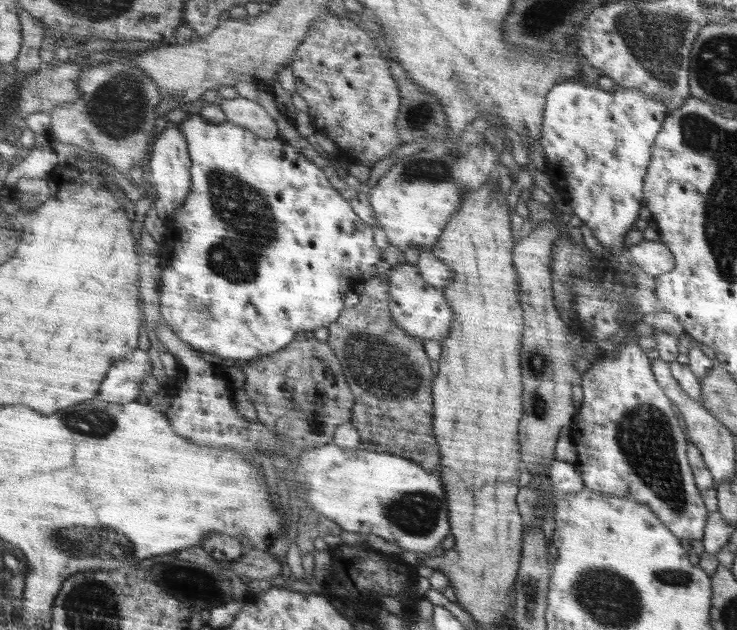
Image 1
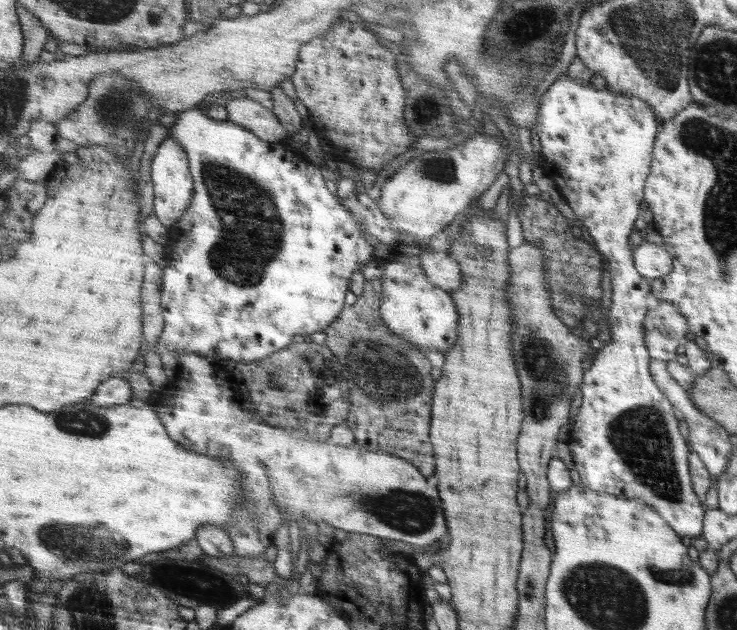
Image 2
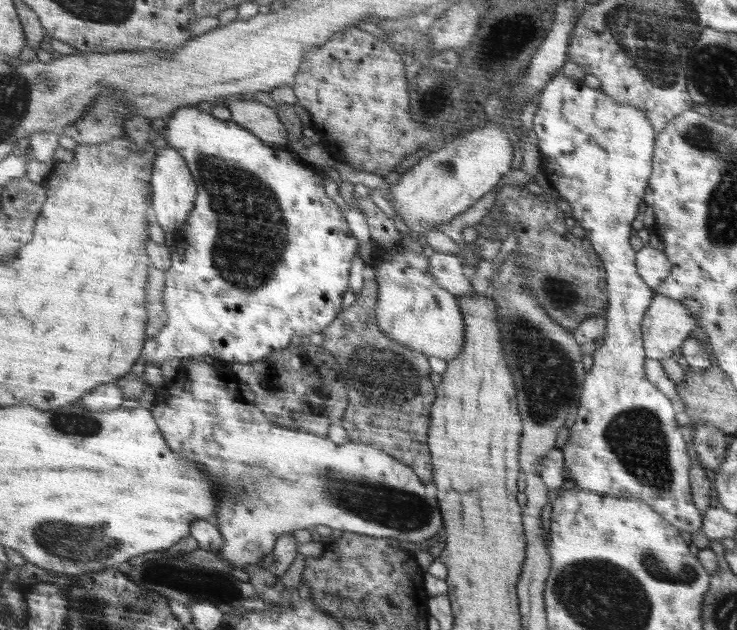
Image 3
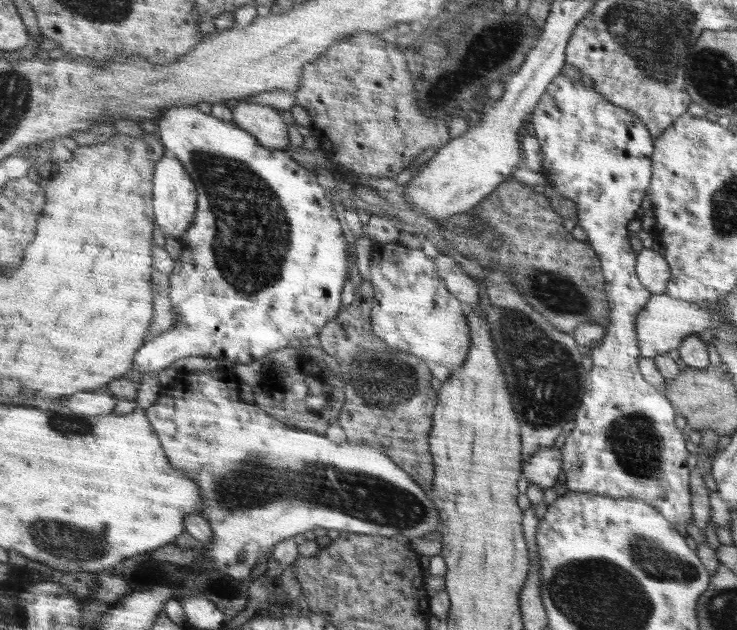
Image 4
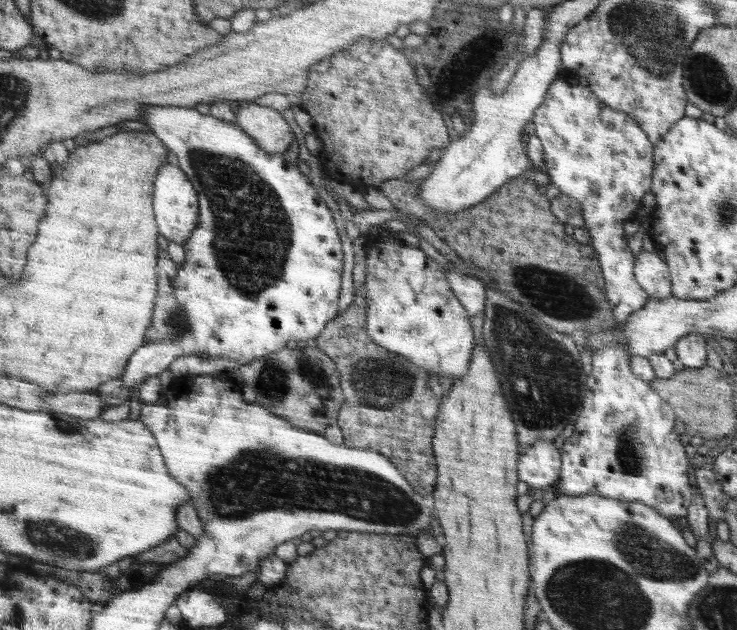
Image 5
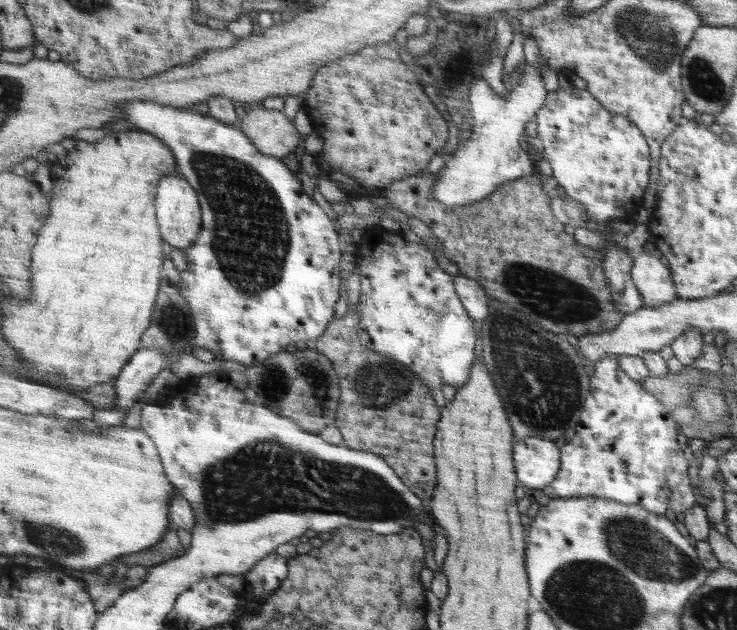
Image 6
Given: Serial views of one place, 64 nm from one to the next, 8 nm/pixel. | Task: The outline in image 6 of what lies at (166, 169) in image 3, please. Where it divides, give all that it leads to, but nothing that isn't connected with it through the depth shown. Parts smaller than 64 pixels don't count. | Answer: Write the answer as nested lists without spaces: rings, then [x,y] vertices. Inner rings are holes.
[[[166,176],[159,187],[158,212],[163,237],[173,248],[182,249],[195,244],[202,228],[202,207],[199,195],[192,190],[184,176]]]

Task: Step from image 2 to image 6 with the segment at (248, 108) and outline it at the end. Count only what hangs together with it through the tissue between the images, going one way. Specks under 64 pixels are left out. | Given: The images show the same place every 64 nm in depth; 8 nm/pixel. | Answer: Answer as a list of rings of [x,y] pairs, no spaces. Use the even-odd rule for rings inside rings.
[[[254,108],[246,110],[239,118],[241,129],[255,146],[266,155],[284,158],[294,152],[298,144],[298,132],[292,120],[278,110]]]

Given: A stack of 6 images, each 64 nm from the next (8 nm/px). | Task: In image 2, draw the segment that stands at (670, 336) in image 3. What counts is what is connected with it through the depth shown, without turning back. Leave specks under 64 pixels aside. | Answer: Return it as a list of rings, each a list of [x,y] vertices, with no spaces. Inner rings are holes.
[[[664,299],[644,317],[644,331],[651,357],[669,361],[677,356],[678,346],[683,345],[690,331],[687,318],[671,302]]]

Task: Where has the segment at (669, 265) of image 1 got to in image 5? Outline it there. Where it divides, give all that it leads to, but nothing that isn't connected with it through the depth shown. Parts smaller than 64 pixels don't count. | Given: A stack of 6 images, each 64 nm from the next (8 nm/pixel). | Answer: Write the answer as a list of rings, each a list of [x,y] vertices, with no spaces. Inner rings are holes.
[[[642,250],[635,262],[635,279],[647,291],[650,298],[670,298],[671,273],[667,263],[658,257],[657,252]]]

